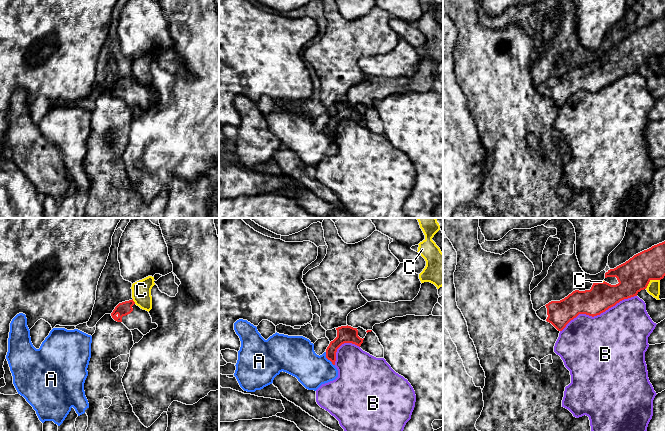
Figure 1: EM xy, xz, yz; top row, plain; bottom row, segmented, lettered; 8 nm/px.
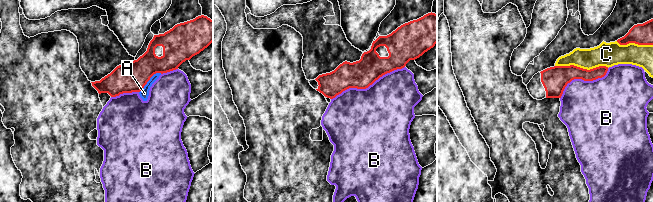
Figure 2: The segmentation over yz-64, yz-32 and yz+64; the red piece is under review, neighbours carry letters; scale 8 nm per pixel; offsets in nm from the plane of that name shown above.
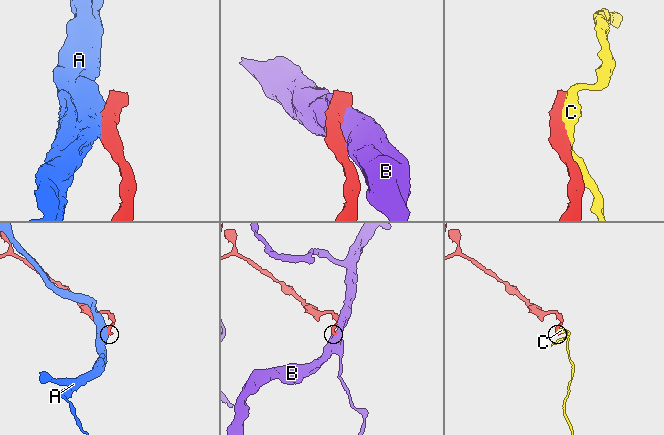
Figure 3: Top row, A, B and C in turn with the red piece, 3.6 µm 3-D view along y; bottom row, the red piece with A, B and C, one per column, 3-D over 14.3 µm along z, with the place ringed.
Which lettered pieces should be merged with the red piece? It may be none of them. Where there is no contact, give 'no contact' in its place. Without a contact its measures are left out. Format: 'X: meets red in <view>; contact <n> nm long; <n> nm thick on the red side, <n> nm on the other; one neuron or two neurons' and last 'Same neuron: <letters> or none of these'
A: meets red in xz; contact 130 nm long; 140 nm thick on the red side, 300 nm on the other; two neurons
B: meets red in yz; contact 700 nm long; 220 nm thick on the red side, 500 nm on the other; two neurons
C: meets red in xy; contact 50 nm long; 110 nm thick on the red side, 160 nm on the other; two neurons
Same neuron: none of these

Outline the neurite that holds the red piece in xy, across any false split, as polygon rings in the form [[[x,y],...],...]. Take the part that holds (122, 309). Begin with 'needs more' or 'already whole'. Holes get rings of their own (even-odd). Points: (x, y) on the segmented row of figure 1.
needs more; [[[133,299],[119,303],[111,316],[115,321],[122,322],[129,330],[138,329],[143,335],[158,327],[152,322],[149,312],[137,306]]]

